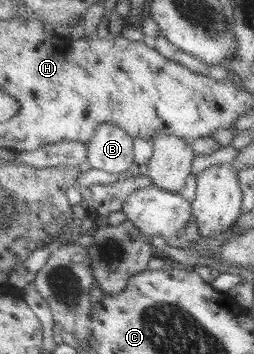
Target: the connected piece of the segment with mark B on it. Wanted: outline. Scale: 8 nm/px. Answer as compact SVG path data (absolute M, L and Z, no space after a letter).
M102 124L89 144L92 167L112 174L129 173L136 163L137 138L116 124Z

